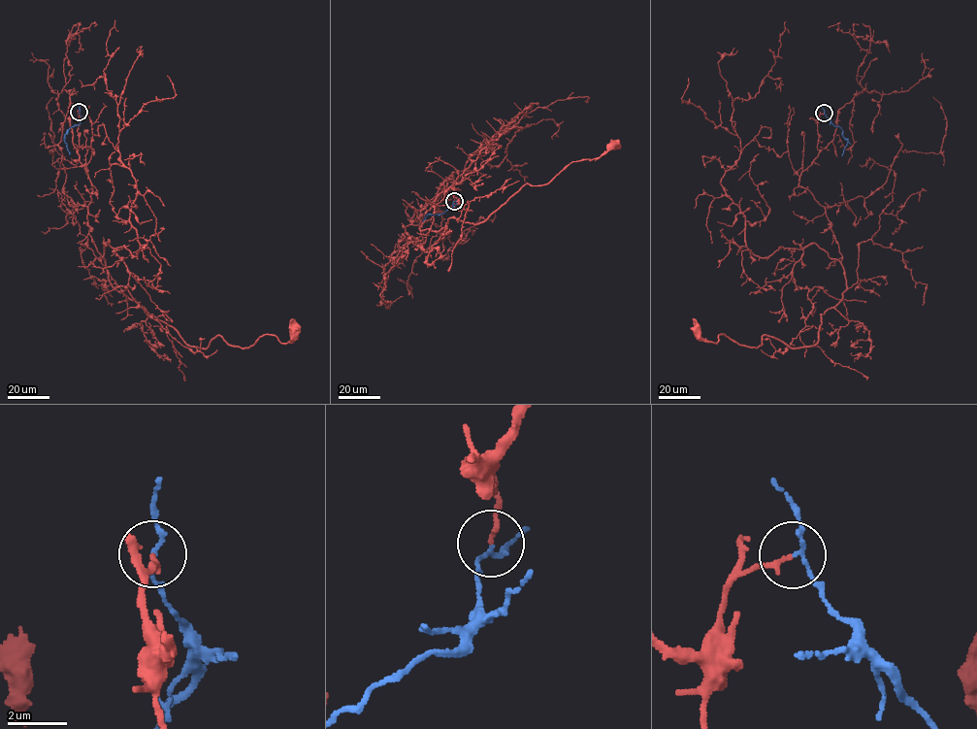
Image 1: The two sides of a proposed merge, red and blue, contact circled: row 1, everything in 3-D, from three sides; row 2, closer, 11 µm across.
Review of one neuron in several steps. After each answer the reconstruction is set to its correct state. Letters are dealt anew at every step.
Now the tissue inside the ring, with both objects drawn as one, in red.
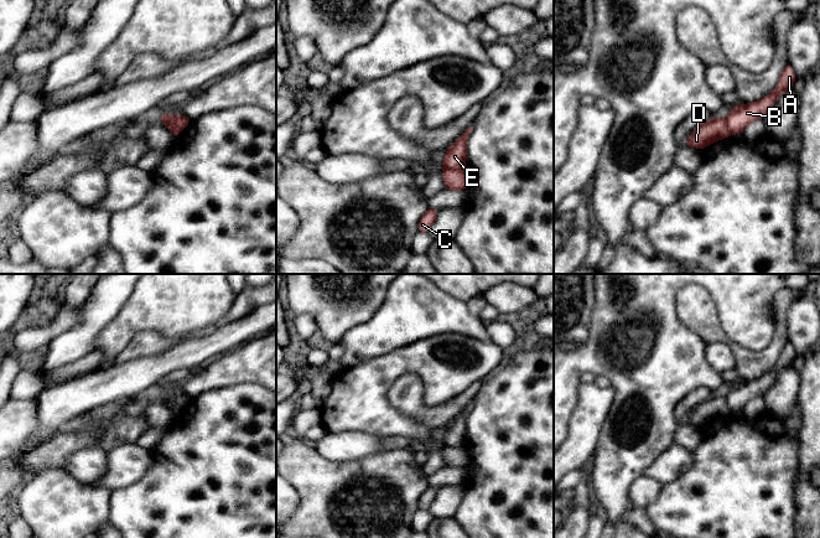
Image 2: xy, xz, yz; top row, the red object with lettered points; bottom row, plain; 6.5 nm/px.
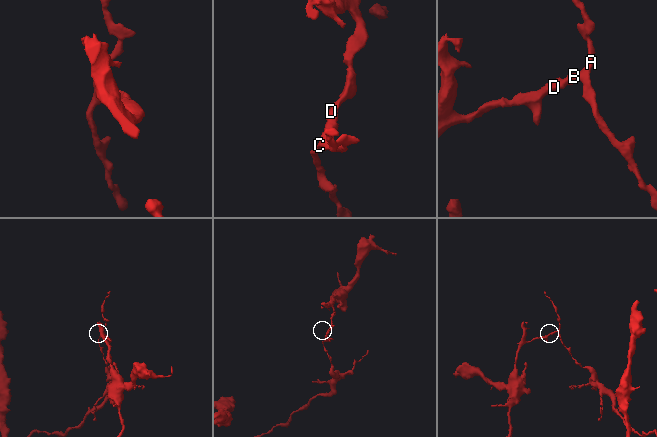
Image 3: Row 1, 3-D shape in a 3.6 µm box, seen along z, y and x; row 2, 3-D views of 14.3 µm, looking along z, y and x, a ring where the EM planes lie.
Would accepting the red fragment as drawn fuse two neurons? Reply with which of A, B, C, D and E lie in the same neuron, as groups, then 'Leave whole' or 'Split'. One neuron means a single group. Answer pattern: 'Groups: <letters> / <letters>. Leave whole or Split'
Groups: A B C / D E. Split

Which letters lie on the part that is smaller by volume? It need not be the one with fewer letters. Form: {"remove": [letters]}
{"remove": ["A", "B", "C"]}

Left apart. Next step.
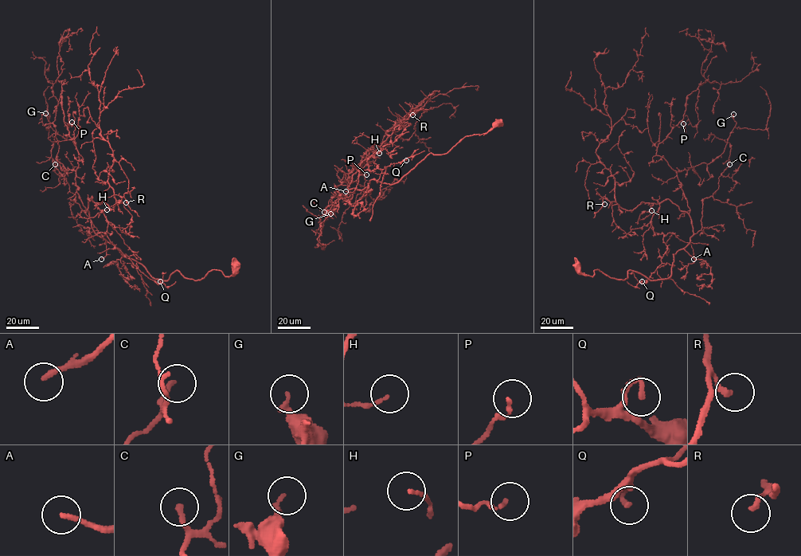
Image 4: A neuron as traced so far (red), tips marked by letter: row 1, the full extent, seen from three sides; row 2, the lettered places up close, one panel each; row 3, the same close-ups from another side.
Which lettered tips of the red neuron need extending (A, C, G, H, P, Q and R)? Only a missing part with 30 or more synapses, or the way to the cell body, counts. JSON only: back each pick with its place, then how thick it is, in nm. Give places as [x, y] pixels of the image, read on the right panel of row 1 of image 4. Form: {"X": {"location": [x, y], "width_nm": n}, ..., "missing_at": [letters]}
{"missing_at": []}

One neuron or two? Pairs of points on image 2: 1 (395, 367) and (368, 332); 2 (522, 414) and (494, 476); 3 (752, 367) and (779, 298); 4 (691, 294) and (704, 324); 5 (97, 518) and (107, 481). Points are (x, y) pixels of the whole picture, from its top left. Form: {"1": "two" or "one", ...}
{"1": "two", "2": "one", "3": "one", "4": "one", "5": "two"}

